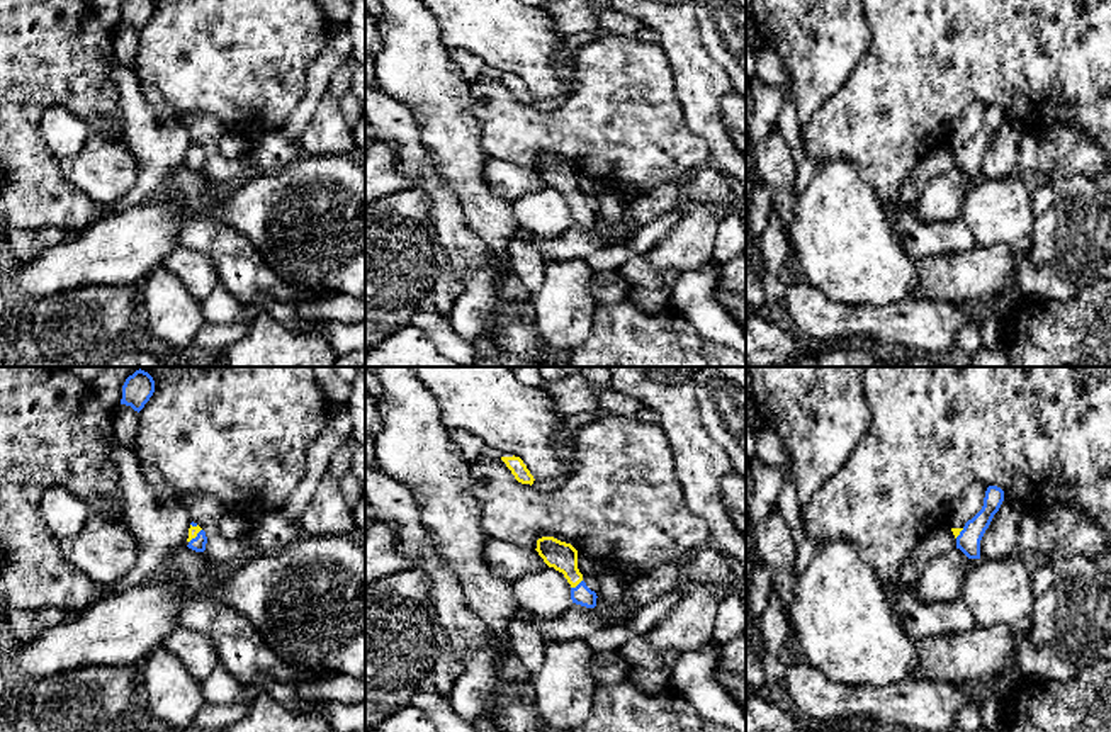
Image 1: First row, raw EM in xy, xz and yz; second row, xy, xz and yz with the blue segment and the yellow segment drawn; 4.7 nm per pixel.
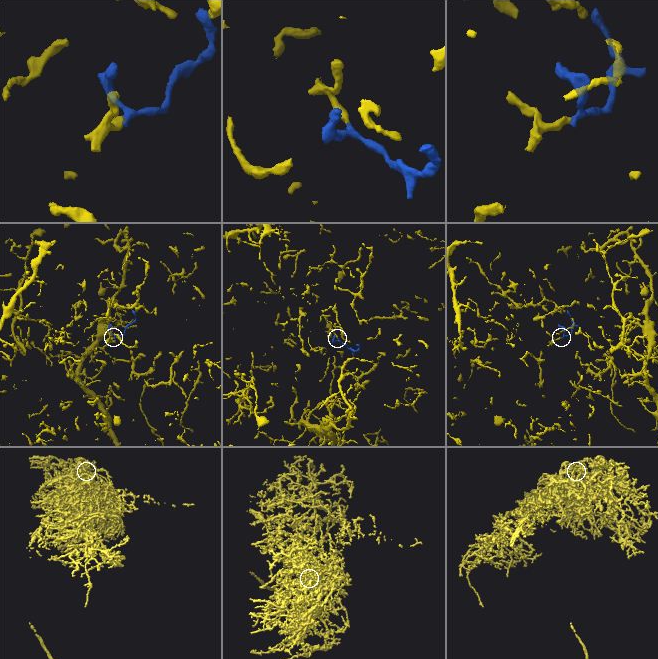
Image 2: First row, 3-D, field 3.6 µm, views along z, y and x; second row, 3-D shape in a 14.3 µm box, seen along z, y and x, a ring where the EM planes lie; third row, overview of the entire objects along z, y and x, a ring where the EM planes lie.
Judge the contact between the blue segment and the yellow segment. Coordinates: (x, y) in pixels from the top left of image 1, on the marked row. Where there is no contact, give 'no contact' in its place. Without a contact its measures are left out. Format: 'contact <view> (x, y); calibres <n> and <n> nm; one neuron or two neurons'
contact xz (578, 585); calibres 100 and 140 nm; one neuron

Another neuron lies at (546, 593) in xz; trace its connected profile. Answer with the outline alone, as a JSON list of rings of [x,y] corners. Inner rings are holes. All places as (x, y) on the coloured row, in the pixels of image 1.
[[[549,566],[511,581],[511,589],[525,615],[552,618],[572,605],[571,584],[562,572]]]

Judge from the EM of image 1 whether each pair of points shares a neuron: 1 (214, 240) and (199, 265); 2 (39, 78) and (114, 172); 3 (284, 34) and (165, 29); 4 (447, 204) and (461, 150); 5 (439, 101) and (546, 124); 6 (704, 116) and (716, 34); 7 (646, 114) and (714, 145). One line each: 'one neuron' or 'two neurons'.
1: two neurons
2: two neurons
3: one neuron
4: two neurons
5: two neurons
6: two neurons
7: two neurons

